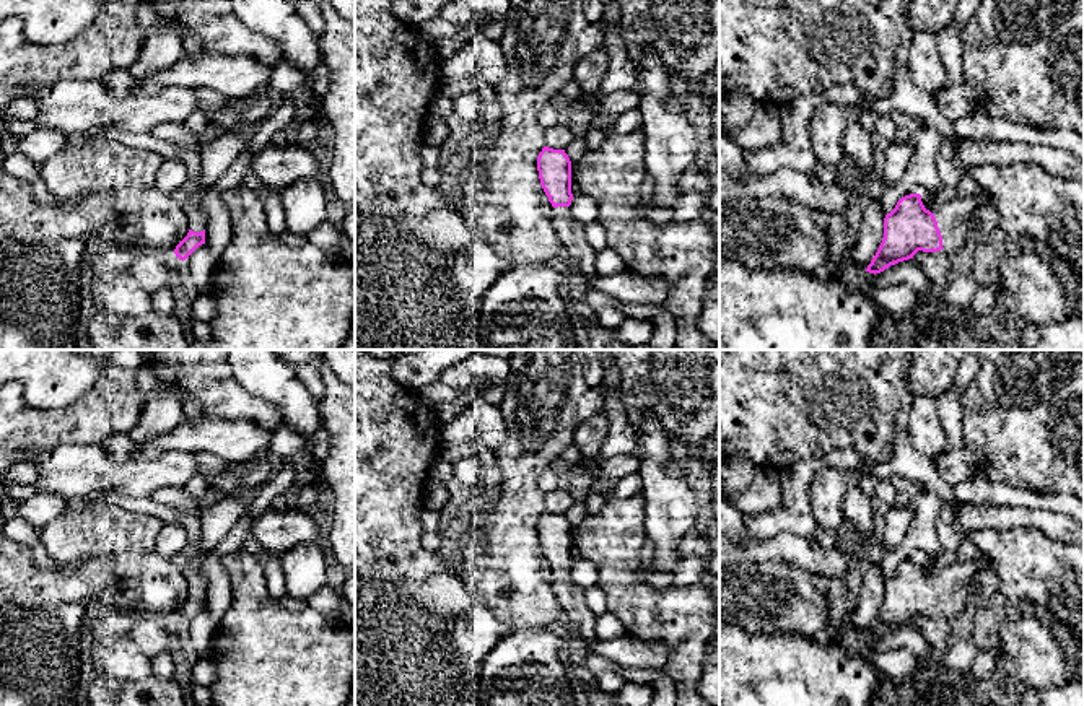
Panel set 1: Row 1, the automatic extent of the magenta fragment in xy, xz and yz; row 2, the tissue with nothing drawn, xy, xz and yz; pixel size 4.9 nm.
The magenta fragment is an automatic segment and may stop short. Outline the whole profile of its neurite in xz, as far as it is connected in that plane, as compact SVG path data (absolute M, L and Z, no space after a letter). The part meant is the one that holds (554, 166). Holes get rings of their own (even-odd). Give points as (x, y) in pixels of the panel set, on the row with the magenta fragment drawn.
M544 146L537 156L540 185L553 207L552 226L563 246L573 278L597 277L596 251L588 244L584 224L571 216L571 161L565 150Z

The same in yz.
M980 190L967 198L955 198L938 205L931 213L924 208L920 194L902 197L884 218L882 242L866 272L881 273L890 265L913 259L918 251L957 251L973 246L972 215L985 203L993 202Z

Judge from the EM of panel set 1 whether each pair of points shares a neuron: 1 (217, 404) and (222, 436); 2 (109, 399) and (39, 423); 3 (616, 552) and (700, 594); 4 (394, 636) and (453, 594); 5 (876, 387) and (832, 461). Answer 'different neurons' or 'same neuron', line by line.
1: different neurons
2: same neuron
3: same neuron
4: same neuron
5: different neurons

